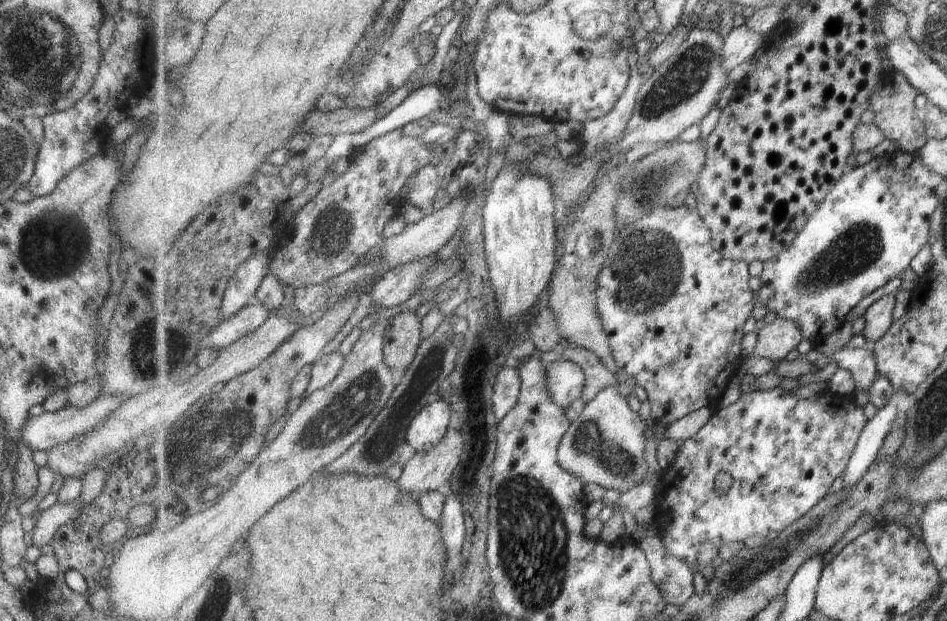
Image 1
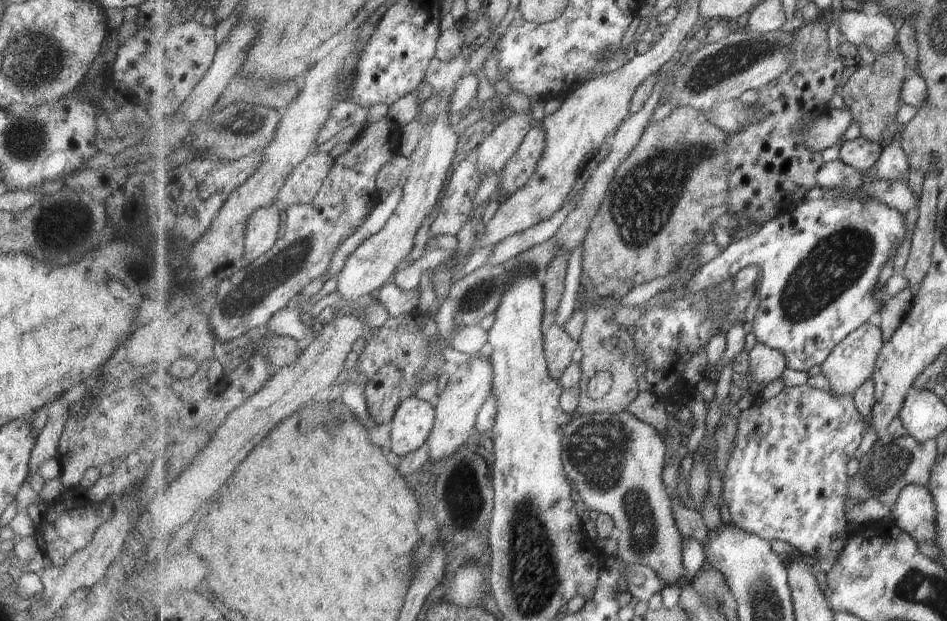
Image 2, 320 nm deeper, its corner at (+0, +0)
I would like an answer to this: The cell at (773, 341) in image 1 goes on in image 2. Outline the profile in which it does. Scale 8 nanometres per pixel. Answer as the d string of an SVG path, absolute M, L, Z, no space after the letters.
M757 343L750 350L750 371L744 375L747 380L754 380L759 385L766 385L786 372L786 356L763 343Z

